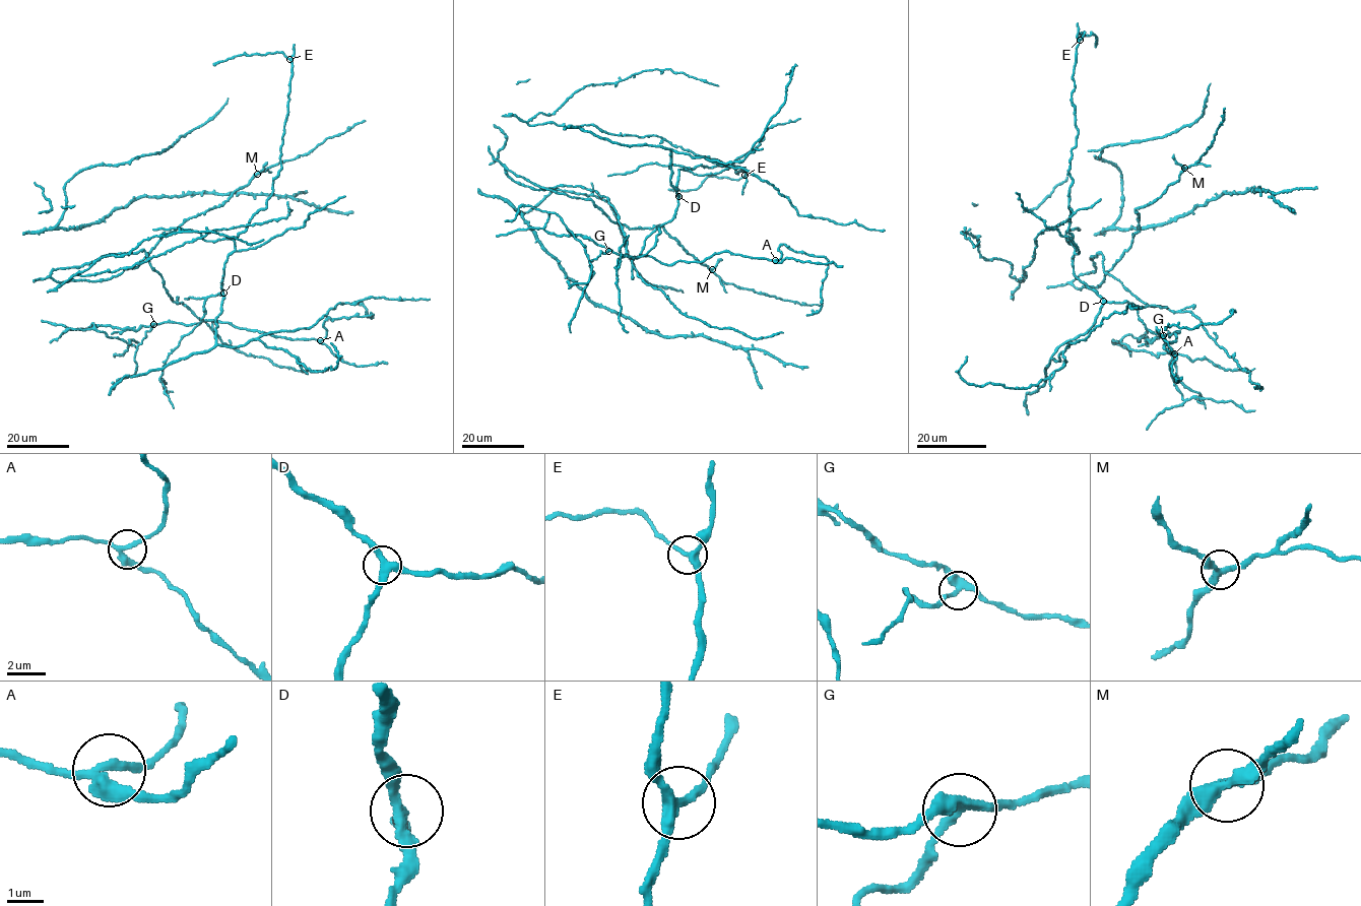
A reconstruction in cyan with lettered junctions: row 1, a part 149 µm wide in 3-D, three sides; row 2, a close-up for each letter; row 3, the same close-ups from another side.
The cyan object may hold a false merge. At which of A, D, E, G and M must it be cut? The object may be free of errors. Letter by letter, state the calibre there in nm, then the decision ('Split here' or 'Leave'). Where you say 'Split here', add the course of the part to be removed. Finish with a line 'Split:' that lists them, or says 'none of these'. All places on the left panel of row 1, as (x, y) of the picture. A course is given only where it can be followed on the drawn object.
A: Thickness 240 nm. Leave
D: Thickness 300 nm. Leave
E: Thickness 280 nm. Leave
G: Thickness 280 nm. Split here. Course of the part to remove: (154, 324), (137, 346), (136, 371), (131, 376), (120, 378), (114, 384), (112, 382)
M: Thickness 300 nm. Leave
Split: G

